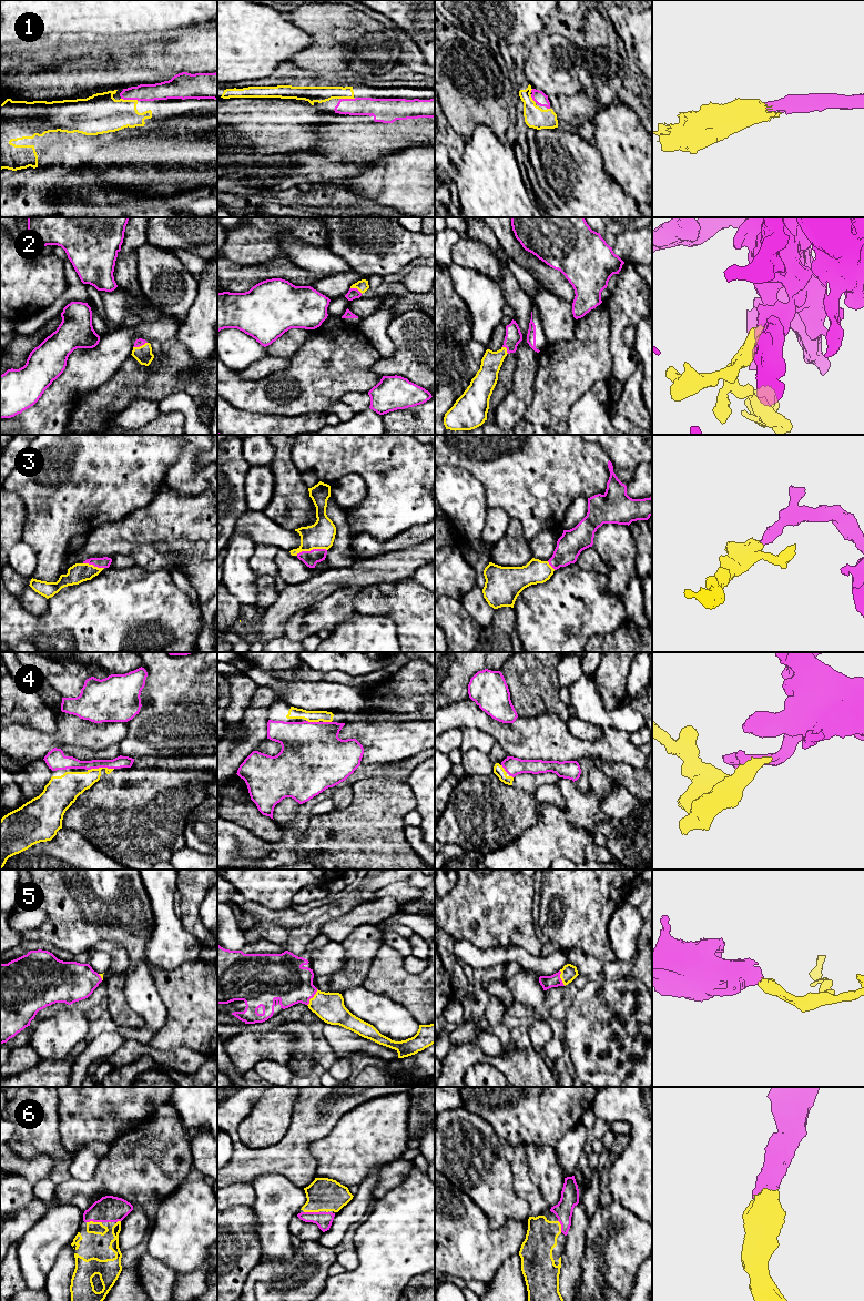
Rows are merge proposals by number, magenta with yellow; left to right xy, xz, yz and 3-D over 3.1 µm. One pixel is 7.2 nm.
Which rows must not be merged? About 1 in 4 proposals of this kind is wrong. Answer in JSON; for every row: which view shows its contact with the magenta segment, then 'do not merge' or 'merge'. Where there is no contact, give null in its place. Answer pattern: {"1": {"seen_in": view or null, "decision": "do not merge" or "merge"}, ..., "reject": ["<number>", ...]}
{"1": {"seen_in": "xy", "decision": "merge"}, "2": {"seen_in": "xy", "decision": "merge"}, "3": {"seen_in": "xz", "decision": "merge"}, "4": {"seen_in": "xy", "decision": "merge"}, "5": {"seen_in": "xz", "decision": "merge"}, "6": {"seen_in": "xy", "decision": "merge"}, "reject": []}

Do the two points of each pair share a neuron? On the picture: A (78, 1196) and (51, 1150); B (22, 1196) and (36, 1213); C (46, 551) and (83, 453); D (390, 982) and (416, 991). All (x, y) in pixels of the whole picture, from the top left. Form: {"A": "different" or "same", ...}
{"A": "different", "B": "different", "C": "same", "D": "same"}

